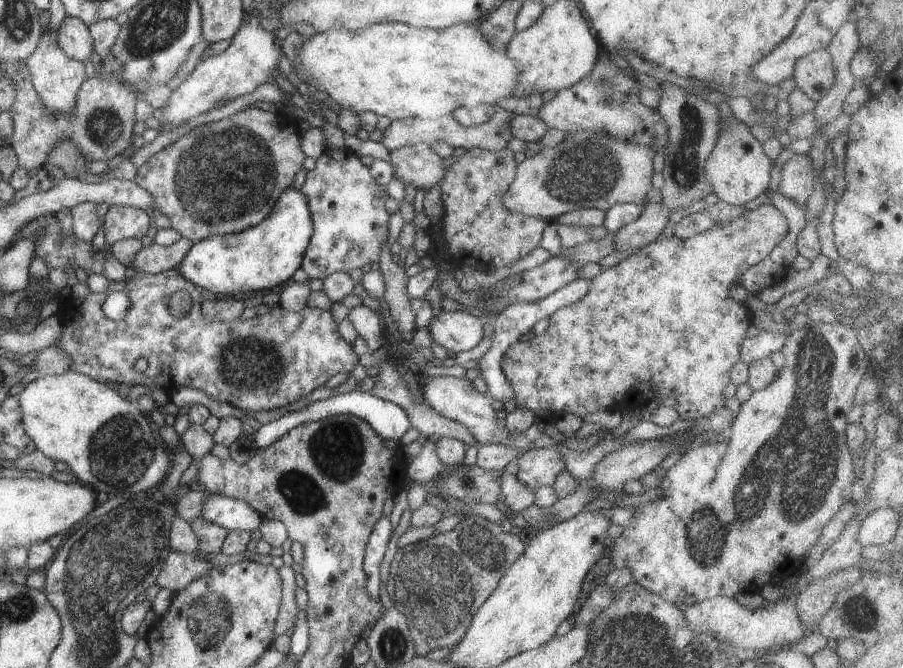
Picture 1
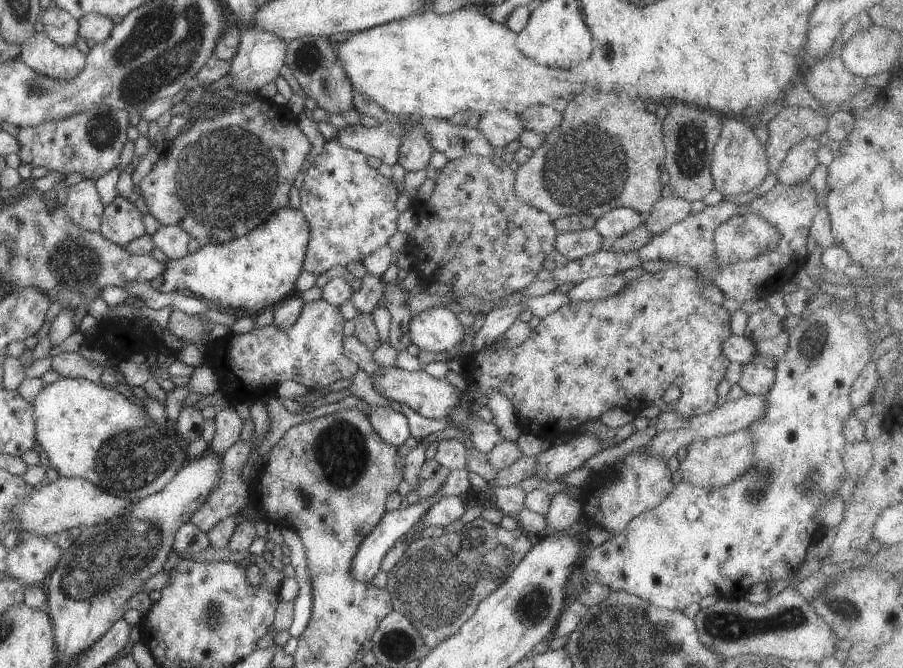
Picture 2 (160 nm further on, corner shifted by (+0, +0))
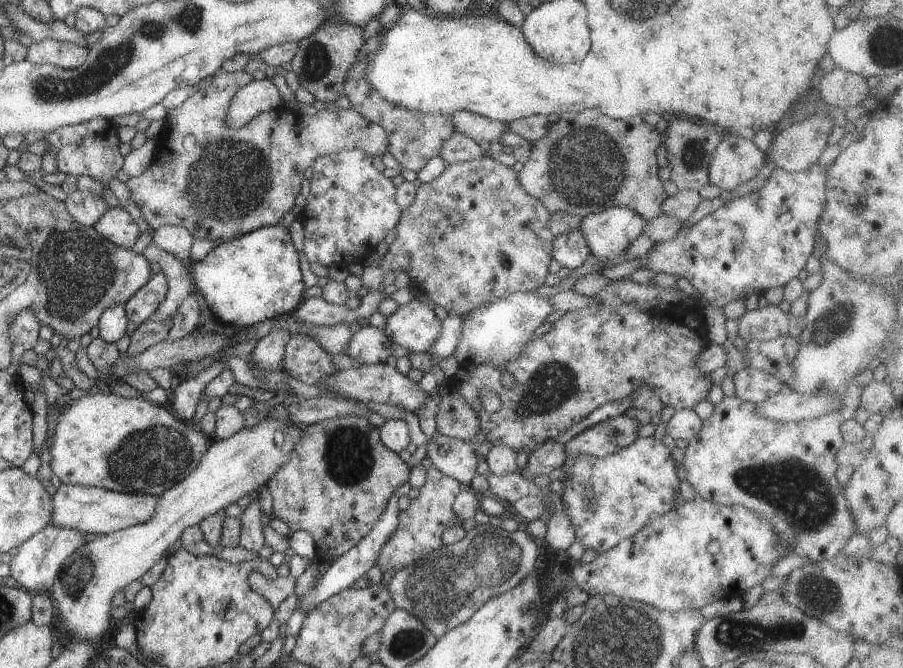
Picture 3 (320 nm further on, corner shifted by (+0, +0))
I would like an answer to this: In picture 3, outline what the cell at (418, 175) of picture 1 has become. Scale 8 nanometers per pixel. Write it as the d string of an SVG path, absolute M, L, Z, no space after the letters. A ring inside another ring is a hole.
M379 34L374 35L372 38L365 40L364 44L357 52L347 78L345 78L344 96L349 99L350 109L355 110L360 116L367 118L370 122L379 124L385 134L387 134L387 149L389 154L399 163L402 170L411 170L417 173L423 166L433 157L439 156L439 146L441 142L454 132L453 120L450 116L441 116L437 114L413 112L406 110L406 108L397 108L388 102L385 102L377 93L375 88L371 88L365 80L363 70L365 70L365 56L375 52L375 46L379 46L377 42Z

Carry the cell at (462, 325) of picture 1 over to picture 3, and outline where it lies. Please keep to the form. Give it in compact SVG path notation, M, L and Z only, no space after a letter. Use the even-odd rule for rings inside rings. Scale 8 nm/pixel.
M415 298L385 317L385 338L410 352L427 353L440 330L441 320Z

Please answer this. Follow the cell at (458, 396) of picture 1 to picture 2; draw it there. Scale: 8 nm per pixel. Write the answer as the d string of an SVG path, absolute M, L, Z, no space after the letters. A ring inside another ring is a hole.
M396 366L379 368L370 376L372 389L385 401L405 404L425 418L445 418L460 403L461 392L443 379L429 376L425 371L406 371Z

